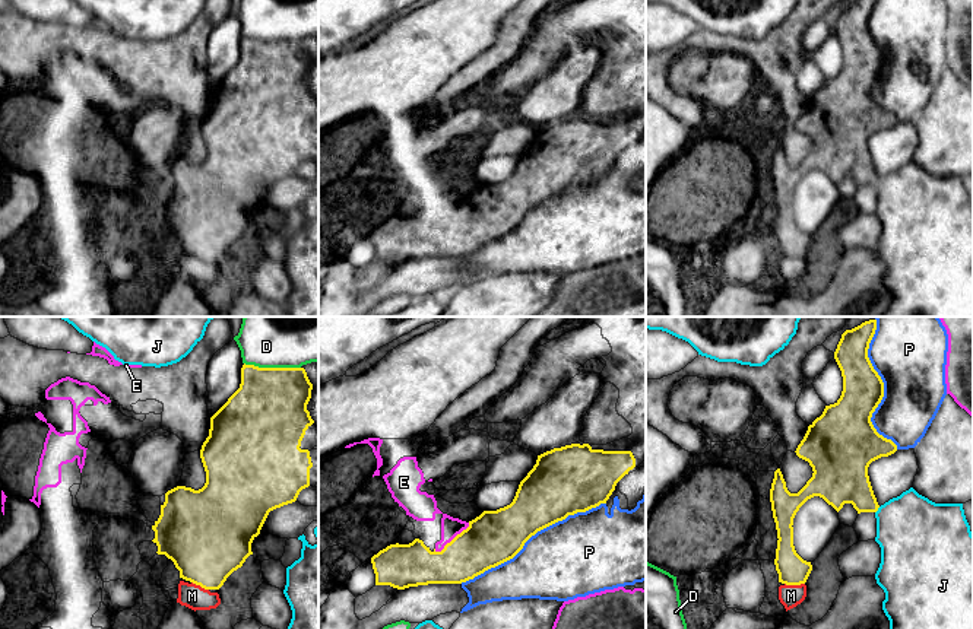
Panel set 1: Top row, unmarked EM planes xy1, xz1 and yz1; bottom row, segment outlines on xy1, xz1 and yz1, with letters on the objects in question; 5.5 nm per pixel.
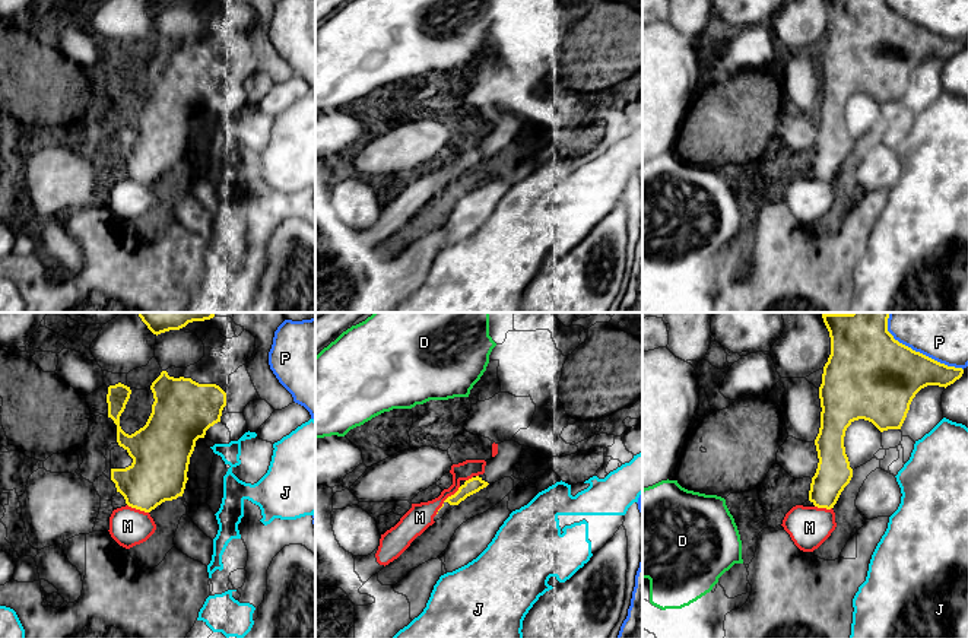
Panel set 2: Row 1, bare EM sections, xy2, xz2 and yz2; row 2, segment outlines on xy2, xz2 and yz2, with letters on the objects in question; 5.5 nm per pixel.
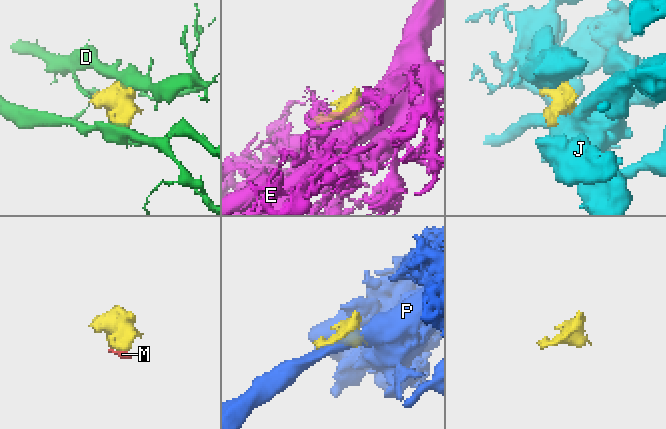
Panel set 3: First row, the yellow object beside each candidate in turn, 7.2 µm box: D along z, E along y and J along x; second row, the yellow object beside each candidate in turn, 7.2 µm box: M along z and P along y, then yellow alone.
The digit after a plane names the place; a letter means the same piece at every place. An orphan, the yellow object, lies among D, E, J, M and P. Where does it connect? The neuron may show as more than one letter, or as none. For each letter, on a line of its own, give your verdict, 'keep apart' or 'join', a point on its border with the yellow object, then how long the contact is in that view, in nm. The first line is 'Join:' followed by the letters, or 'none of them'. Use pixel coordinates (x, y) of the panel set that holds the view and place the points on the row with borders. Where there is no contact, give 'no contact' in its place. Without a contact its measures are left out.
Join: none of them
D: keep apart; contact xy1 (272, 368); length 320 nm
E: keep apart; contact xz1 (453, 539); length 260 nm
J: keep apart; contact yz1 (877, 510); length 50 nm
M: keep apart; contact xz2 (446, 500); length 200 nm
P: keep apart; contact xz1 (532, 534); length 900 nm

